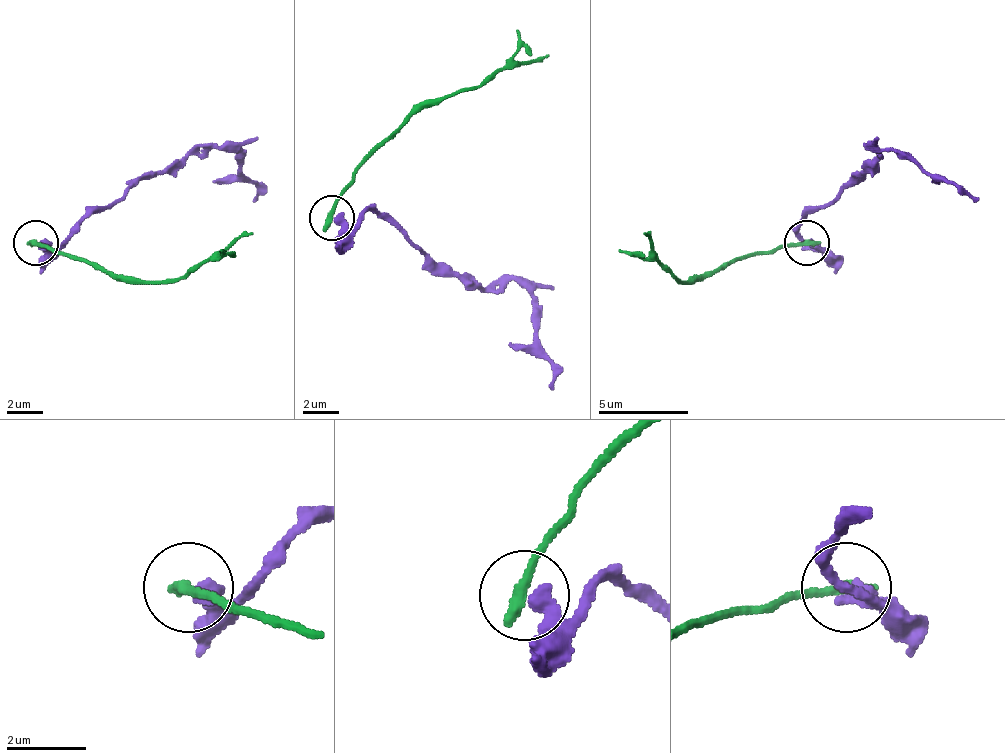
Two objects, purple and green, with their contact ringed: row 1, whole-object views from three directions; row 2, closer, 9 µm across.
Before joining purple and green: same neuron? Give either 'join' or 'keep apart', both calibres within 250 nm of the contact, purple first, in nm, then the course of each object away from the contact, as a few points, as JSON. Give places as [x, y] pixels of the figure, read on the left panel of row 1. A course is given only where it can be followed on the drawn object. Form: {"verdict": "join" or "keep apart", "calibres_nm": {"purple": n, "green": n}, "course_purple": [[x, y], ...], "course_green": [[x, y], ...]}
{"verdict": "keep apart", "calibres_nm": {"purple": 400, "green": 340}, "course_purple": [[39, 243], [57, 248], [143, 176], [175, 167], [188, 153], [233, 149], [238, 171], [256, 185], [252, 203]], "course_green": [[35, 243], [98, 261], [121, 280], [179, 280], [252, 234]]}

